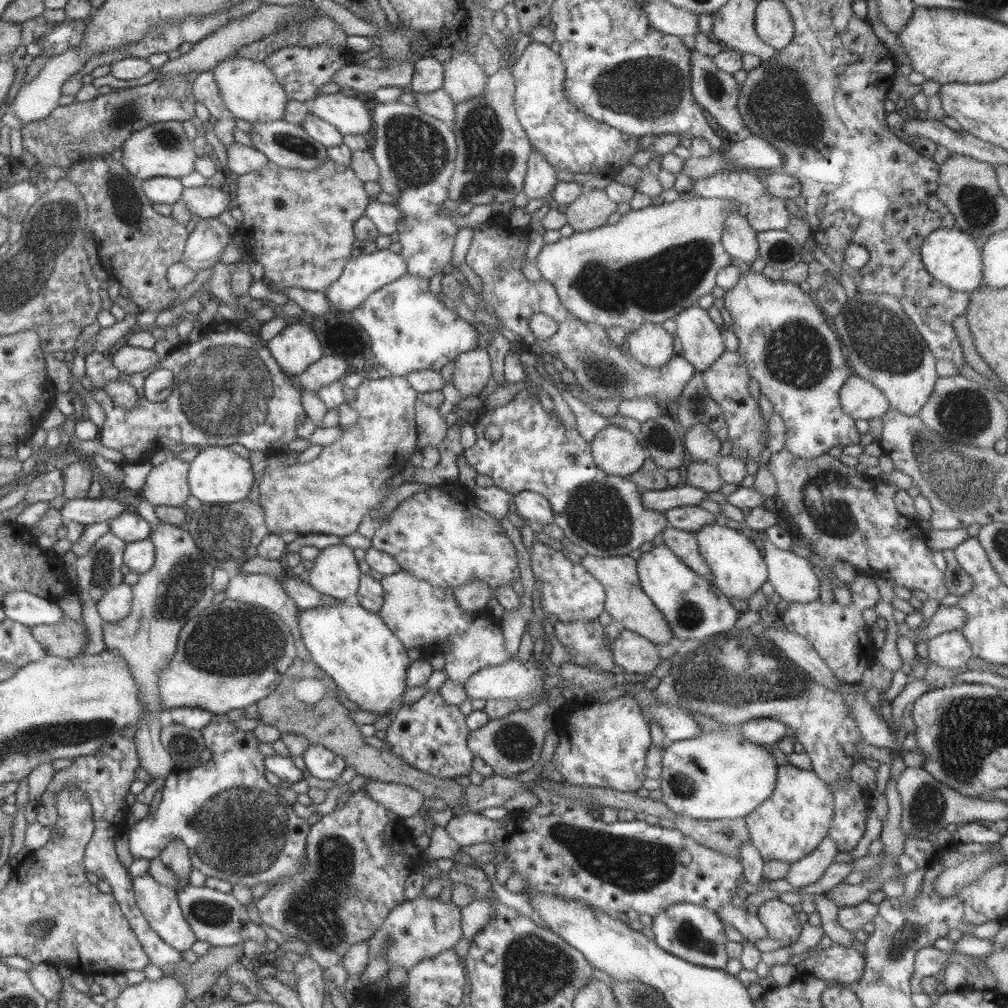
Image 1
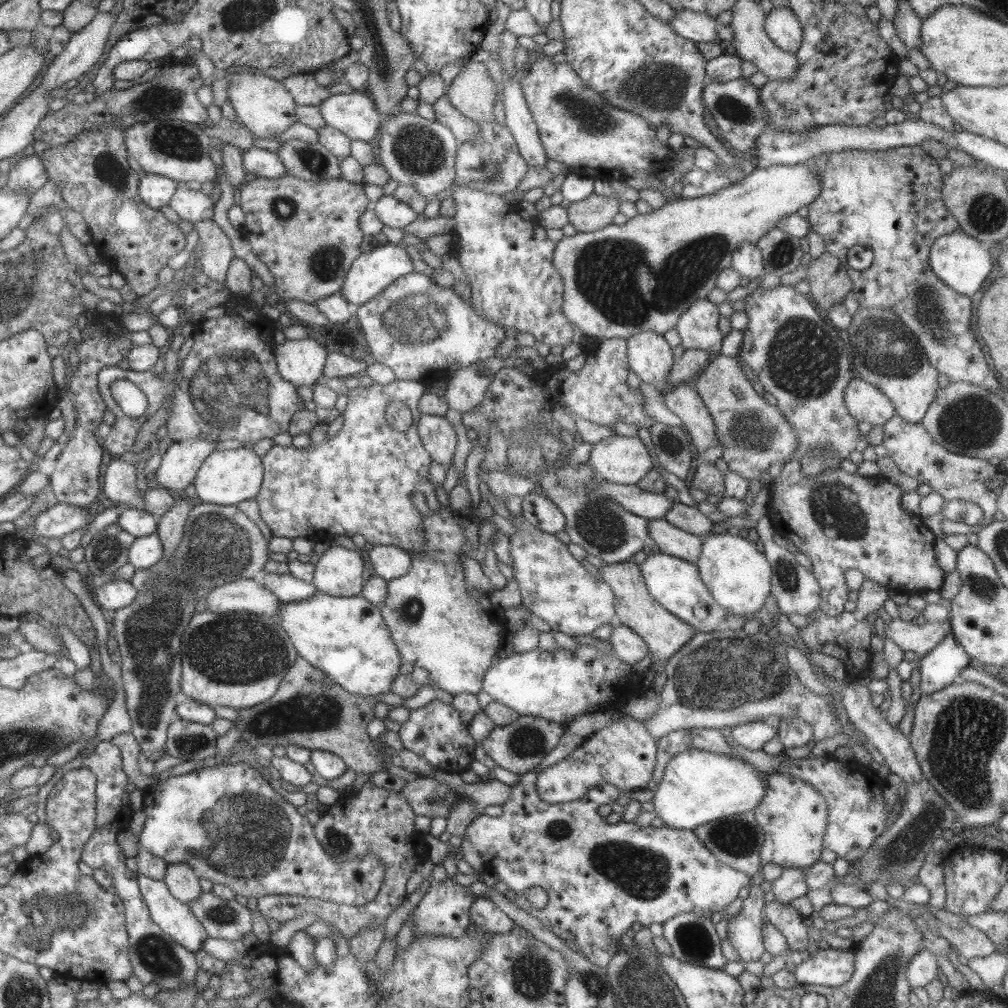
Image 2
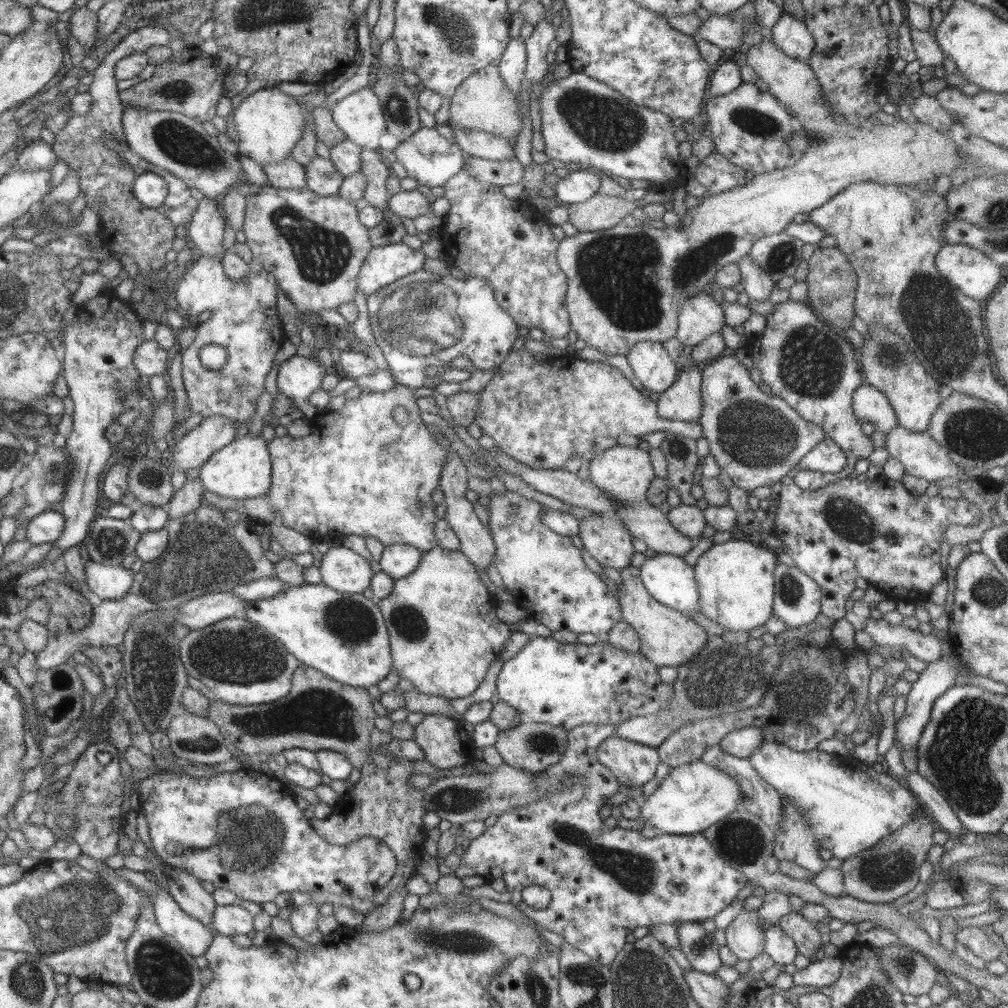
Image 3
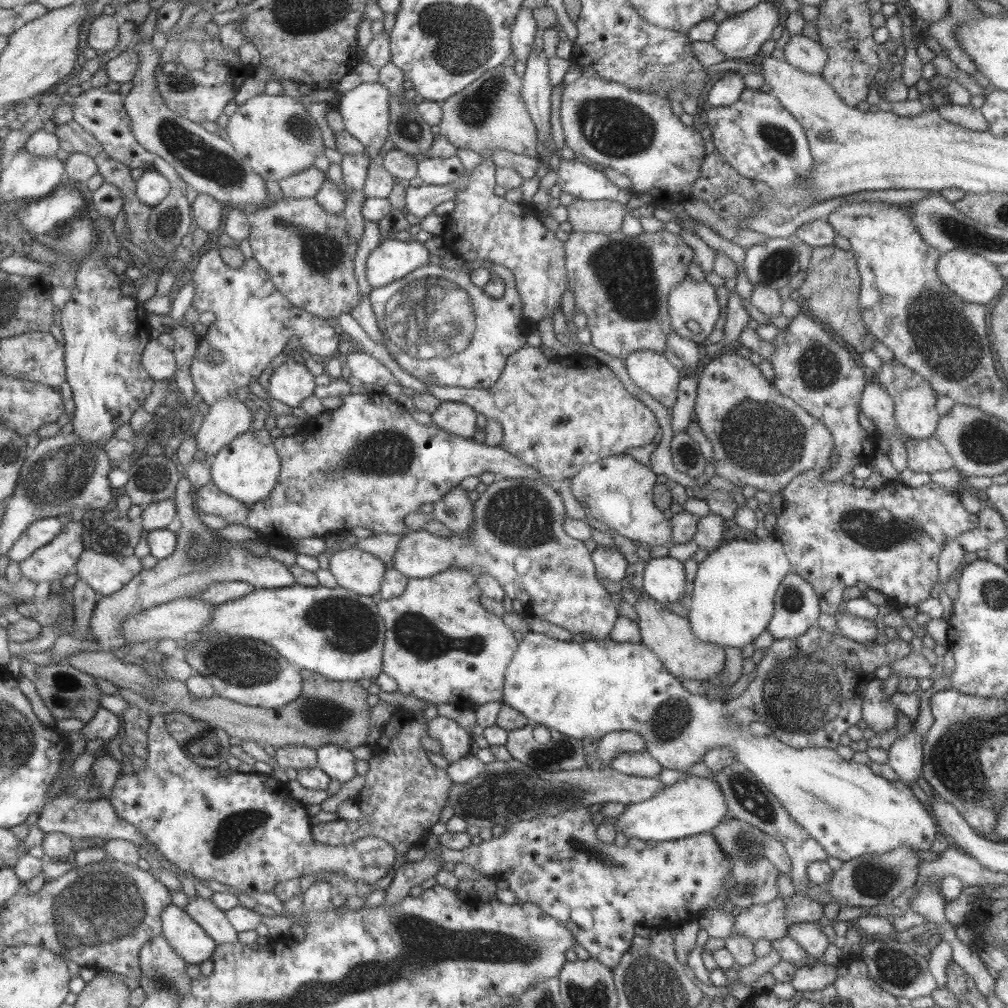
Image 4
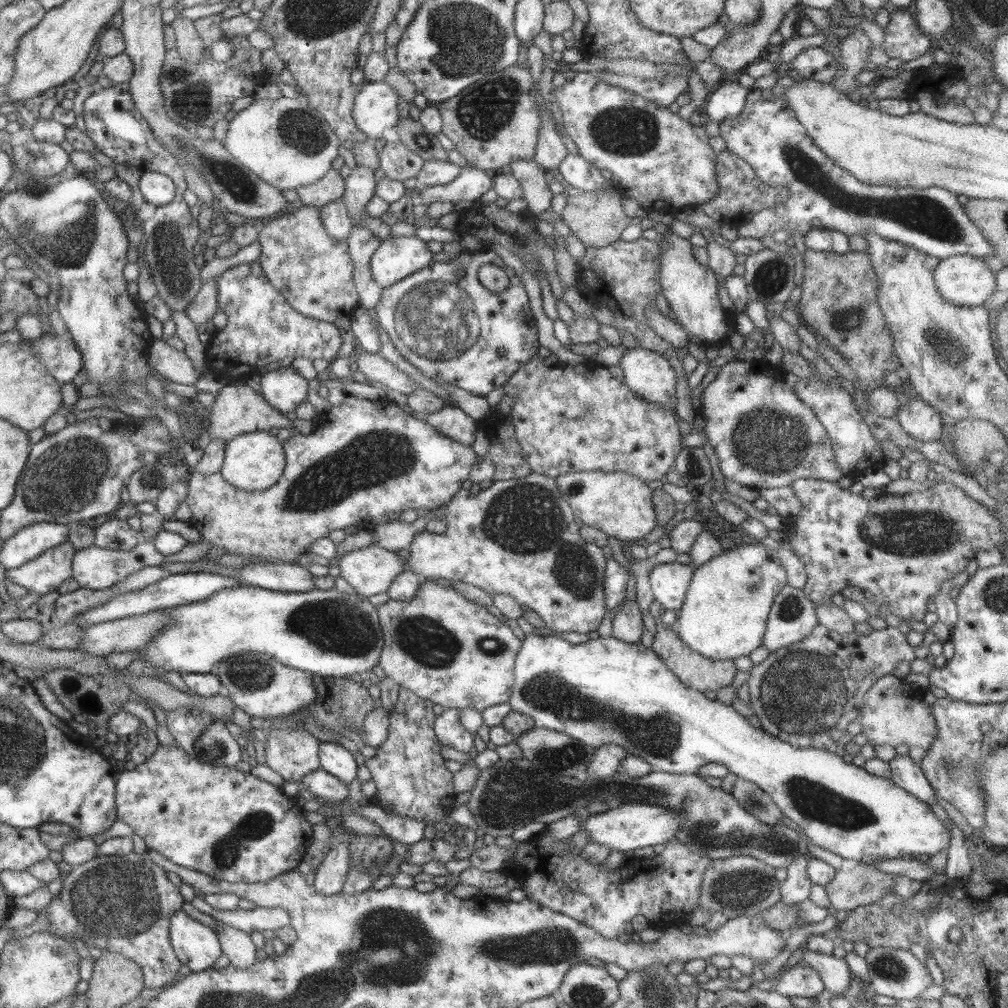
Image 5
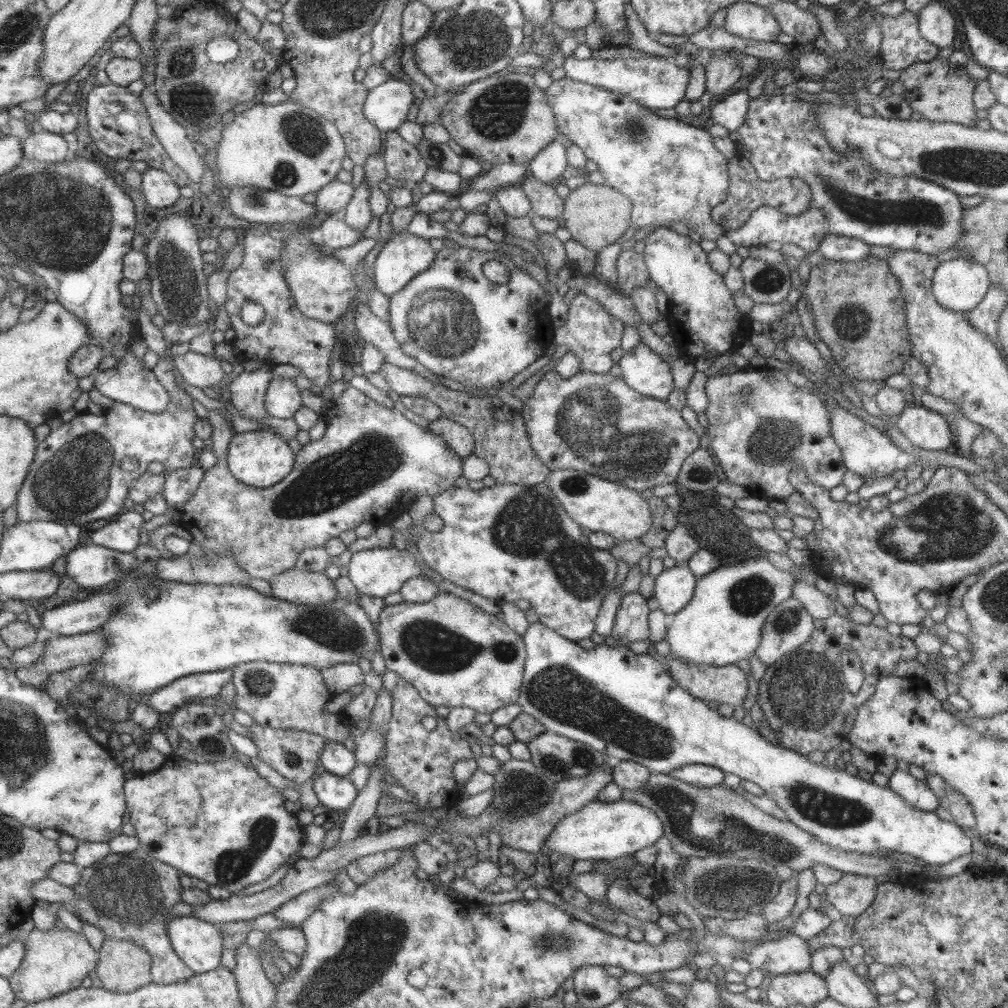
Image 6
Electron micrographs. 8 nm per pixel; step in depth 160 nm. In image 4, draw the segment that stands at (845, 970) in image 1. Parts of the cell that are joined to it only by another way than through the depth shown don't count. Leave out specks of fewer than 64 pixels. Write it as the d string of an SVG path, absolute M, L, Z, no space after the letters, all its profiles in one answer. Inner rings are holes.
M809 963L796 968L790 983L796 991L823 990L836 979L836 967L825 963Z

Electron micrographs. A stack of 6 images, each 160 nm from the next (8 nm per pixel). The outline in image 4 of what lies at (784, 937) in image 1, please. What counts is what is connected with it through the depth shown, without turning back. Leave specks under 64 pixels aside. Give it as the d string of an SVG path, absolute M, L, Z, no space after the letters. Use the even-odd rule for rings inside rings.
M817 922L788 924L786 935L804 950L809 959L820 957L828 945L828 938Z

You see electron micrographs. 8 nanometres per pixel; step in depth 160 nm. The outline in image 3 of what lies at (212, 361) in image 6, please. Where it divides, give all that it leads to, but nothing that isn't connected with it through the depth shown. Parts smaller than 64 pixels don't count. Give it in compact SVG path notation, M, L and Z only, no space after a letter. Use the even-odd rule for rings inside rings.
M154 340L139 343L133 354L133 365L137 373L146 380L152 376L161 376L165 373L167 364L167 350L159 347Z

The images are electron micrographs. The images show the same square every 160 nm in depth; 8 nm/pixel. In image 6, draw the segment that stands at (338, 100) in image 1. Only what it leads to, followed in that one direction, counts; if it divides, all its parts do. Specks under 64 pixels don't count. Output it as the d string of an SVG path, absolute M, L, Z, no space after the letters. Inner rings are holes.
M397 77L389 78L369 90L362 104L363 116L377 130L396 130L406 120L413 99L408 84Z

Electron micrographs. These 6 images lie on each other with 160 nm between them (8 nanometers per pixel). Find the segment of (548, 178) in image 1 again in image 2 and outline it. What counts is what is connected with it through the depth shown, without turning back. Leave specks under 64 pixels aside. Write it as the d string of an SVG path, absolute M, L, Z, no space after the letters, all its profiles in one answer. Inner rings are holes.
M503 78L503 80L502 103L505 124L511 131L518 153L528 167L544 168L548 158L542 147L533 117L521 95L517 78Z

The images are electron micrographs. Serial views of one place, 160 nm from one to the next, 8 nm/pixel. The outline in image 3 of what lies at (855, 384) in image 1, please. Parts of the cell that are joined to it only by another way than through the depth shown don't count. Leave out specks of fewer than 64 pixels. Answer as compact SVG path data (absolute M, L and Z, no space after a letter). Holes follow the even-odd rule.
M860 384L853 391L851 406L855 419L873 425L875 431L886 435L898 425L887 397L870 384Z

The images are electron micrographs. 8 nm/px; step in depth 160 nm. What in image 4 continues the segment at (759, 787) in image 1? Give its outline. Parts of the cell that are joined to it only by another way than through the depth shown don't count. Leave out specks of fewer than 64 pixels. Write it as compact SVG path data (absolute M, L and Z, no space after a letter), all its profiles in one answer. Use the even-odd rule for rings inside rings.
M689 776L659 790L648 800L625 806L623 814L615 818L612 824L615 832L621 832L627 839L634 837L644 842L651 840L659 843L710 833L727 815L727 806L719 785L707 778Z

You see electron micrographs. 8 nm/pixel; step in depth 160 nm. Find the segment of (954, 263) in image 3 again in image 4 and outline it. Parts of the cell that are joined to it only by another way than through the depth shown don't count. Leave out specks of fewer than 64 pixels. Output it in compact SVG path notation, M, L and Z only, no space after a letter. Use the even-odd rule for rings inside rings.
M953 249L940 253L936 271L940 282L947 286L955 296L971 304L987 304L999 297L999 291L1003 288L1003 277L1000 275L996 265L991 264L980 254L975 254L969 249Z

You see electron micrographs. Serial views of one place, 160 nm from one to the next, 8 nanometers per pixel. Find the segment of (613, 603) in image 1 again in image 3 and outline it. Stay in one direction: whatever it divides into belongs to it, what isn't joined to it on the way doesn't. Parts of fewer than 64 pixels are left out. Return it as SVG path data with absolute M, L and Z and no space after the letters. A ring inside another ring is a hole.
M625 566L618 571L621 582L617 585L617 600L623 622L631 625L640 640L640 653L656 667L673 666L687 663L707 640L703 627L697 625L690 617L667 606L659 604L646 590L640 580L640 570Z

